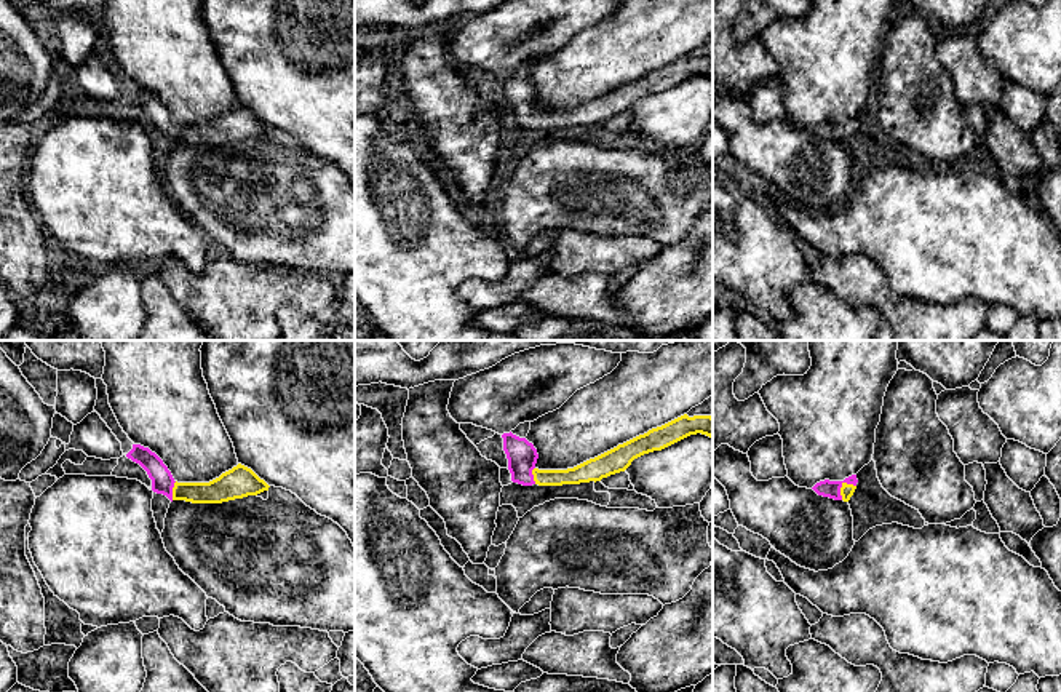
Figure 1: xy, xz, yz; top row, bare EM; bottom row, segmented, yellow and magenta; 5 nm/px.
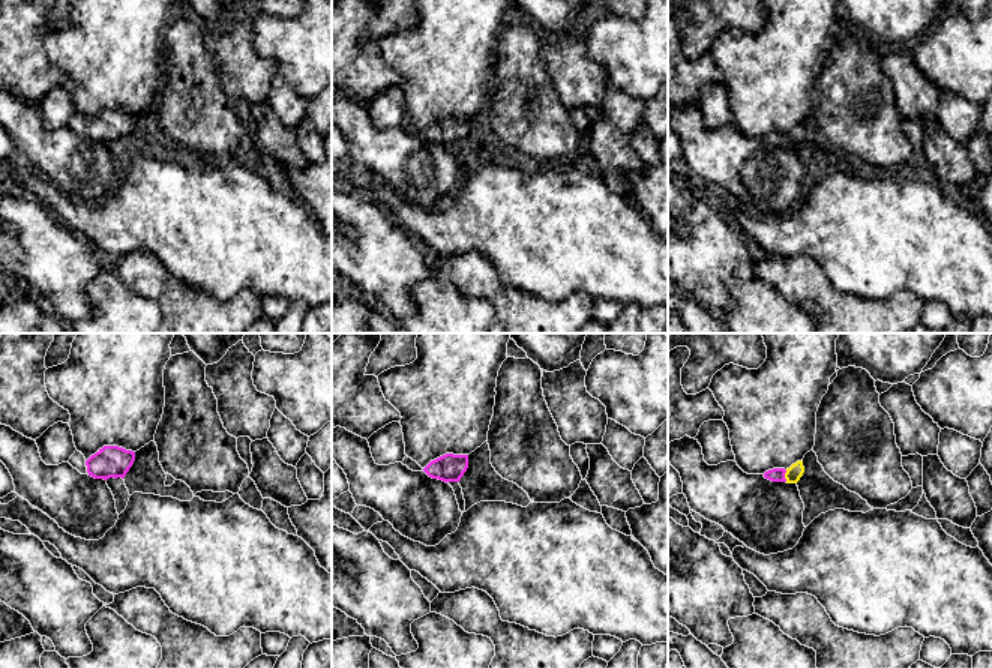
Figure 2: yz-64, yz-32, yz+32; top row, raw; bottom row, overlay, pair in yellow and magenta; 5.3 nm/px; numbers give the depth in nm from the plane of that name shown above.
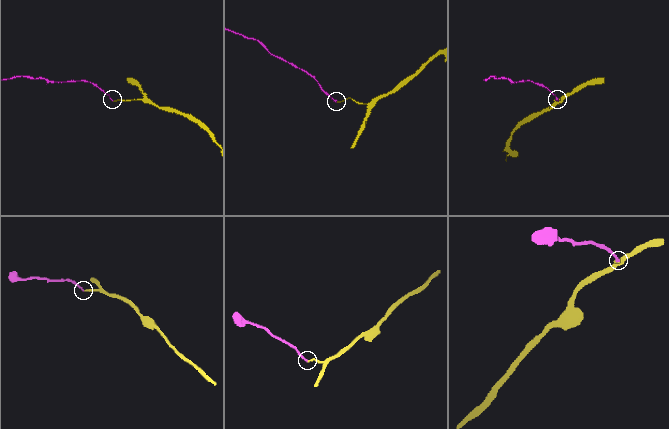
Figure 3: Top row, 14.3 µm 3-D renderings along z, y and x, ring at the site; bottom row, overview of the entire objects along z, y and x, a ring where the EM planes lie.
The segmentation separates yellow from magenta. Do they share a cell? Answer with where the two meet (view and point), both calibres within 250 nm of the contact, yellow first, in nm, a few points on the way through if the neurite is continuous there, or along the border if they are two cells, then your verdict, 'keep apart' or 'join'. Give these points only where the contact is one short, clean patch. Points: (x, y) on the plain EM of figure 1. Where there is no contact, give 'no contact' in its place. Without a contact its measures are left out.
contact yz (842, 128); calibres 70 and 90 nm; way yz (847, 133), (842, 128), (826, 130); join

